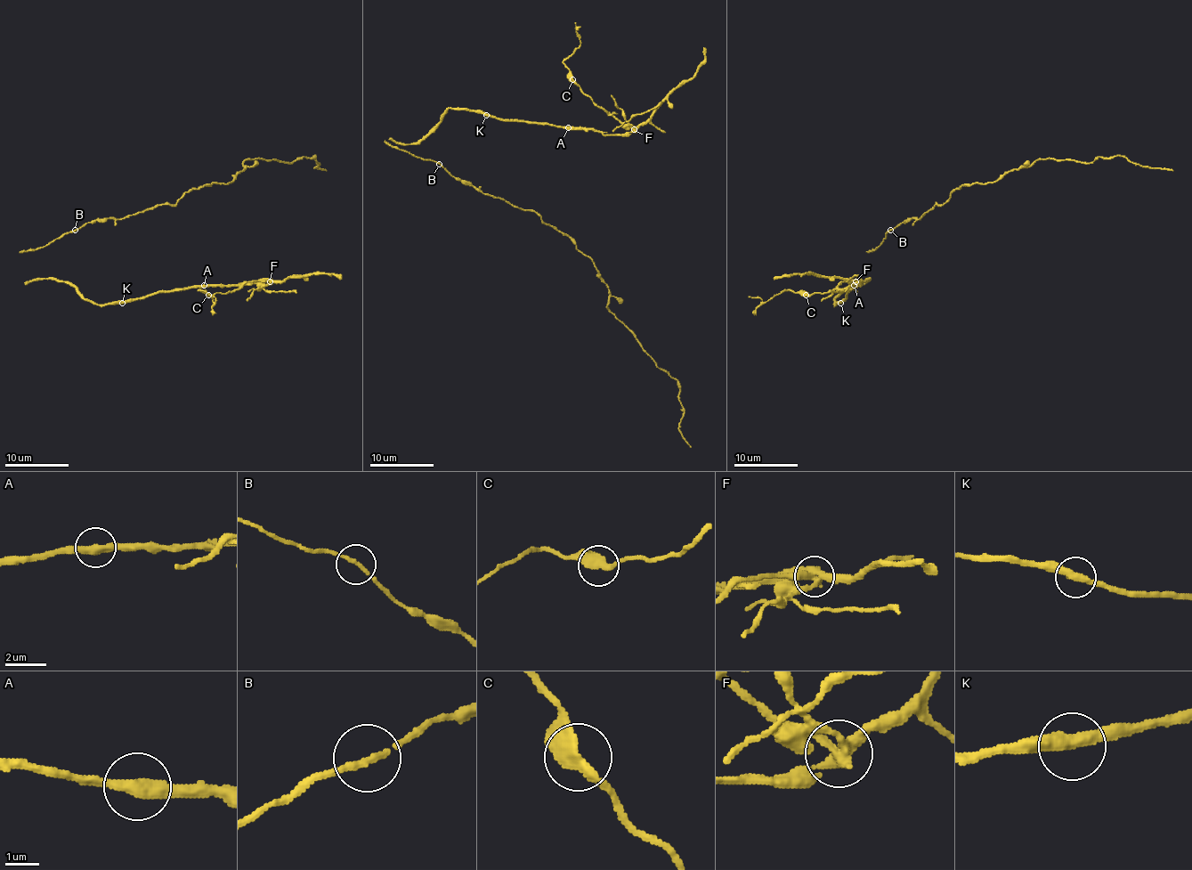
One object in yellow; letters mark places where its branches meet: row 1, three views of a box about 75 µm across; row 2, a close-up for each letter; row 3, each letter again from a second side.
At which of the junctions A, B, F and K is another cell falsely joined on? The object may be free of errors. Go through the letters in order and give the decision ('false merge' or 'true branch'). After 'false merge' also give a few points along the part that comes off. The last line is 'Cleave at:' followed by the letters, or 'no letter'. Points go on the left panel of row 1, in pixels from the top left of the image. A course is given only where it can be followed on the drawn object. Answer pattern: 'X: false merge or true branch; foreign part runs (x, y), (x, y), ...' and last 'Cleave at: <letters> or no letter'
A: true branch
B: true branch
F: false merge; foreign part runs (269, 280), (243, 282), (224, 293), (208, 295), (198, 290), (205, 290), (216, 300), (210, 296)
K: true branch
Cleave at: F

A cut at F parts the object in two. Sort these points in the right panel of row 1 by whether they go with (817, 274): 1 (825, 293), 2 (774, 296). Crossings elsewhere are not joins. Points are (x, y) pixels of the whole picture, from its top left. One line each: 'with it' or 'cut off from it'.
1: cut off from it
2: cut off from it

